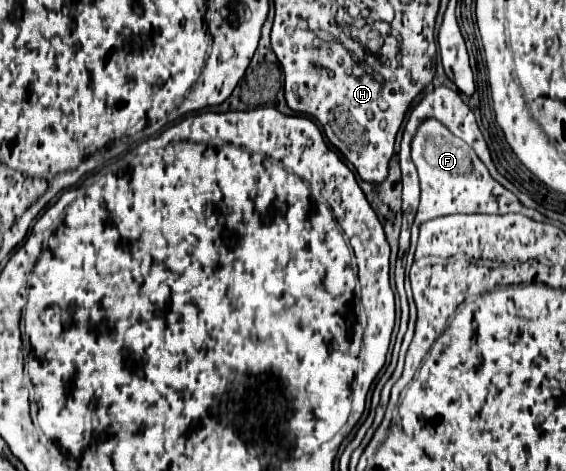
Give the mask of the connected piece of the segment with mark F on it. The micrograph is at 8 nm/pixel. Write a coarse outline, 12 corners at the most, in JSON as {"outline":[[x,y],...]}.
{"outline":[[420,121],[410,157],[418,227],[452,213],[522,213],[474,149],[444,123]]}

